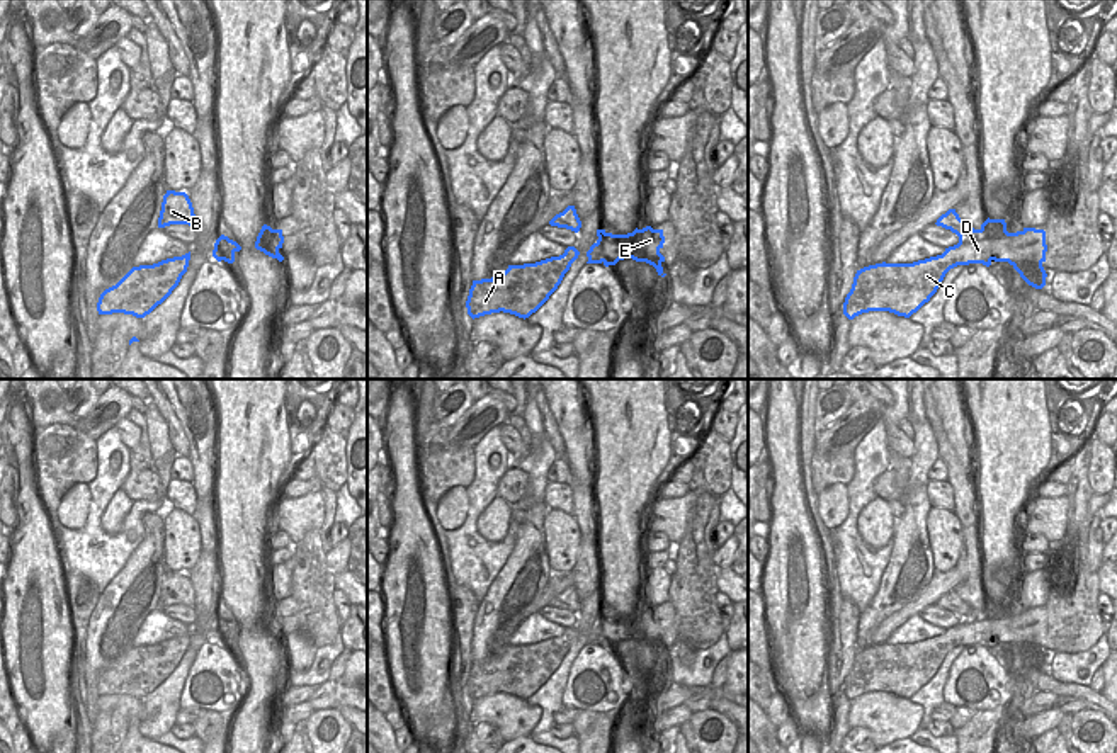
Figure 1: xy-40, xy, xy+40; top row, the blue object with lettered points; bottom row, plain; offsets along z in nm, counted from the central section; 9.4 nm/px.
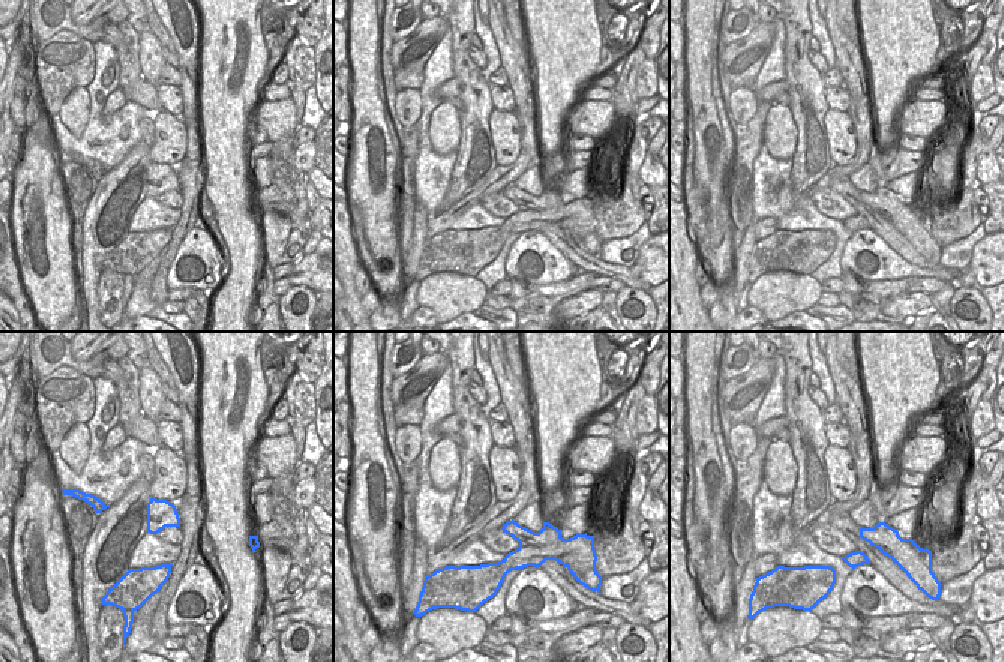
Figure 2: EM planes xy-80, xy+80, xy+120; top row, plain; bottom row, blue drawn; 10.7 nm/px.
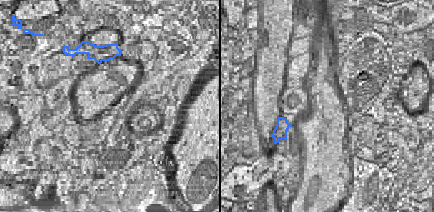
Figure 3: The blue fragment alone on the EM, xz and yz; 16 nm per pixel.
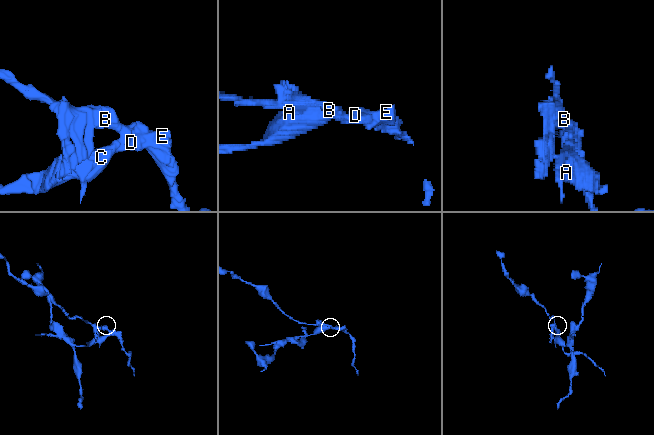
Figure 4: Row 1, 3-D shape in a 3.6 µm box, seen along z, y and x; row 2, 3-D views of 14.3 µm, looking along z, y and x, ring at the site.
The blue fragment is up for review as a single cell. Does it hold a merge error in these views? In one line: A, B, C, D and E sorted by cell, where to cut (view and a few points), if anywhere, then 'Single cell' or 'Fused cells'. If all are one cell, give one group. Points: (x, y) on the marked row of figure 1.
Groups: A C D / B E. Split along xy+40 (959, 240), (997, 242), (1002, 245). Fused cells.

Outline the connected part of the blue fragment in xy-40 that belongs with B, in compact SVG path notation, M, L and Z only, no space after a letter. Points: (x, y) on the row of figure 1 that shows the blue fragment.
M167 190L162 202L158 228L170 224L194 226L194 223L196 214L189 195L185 192Z

